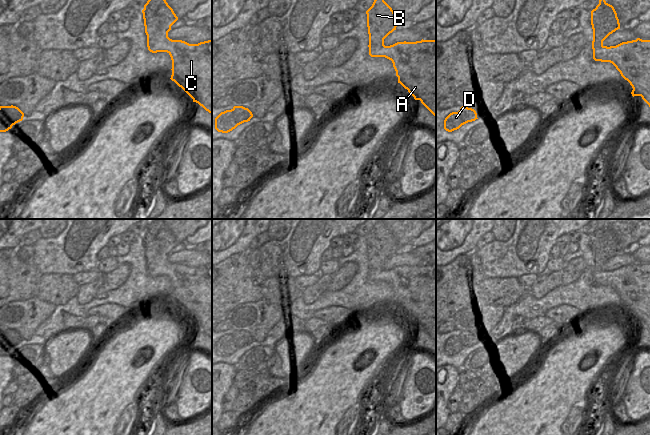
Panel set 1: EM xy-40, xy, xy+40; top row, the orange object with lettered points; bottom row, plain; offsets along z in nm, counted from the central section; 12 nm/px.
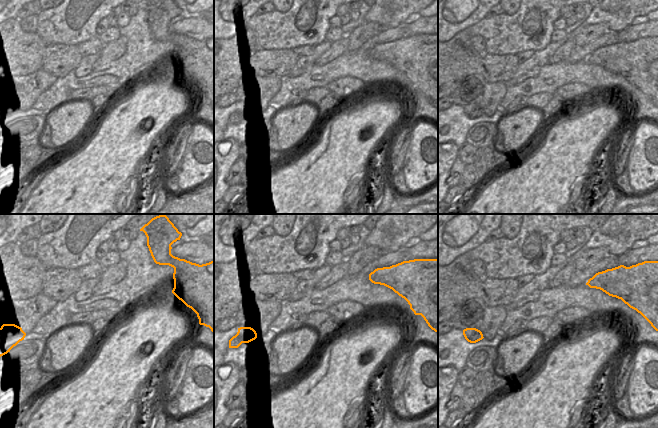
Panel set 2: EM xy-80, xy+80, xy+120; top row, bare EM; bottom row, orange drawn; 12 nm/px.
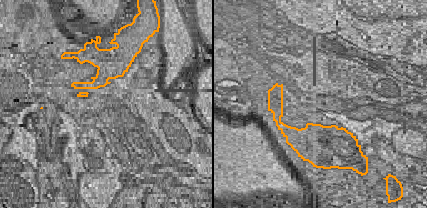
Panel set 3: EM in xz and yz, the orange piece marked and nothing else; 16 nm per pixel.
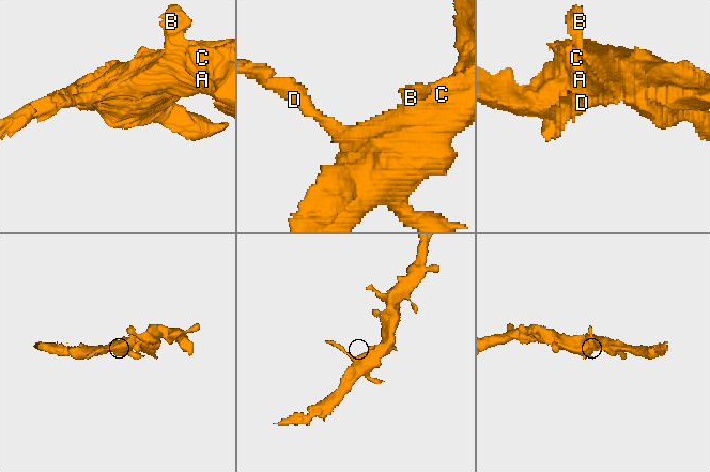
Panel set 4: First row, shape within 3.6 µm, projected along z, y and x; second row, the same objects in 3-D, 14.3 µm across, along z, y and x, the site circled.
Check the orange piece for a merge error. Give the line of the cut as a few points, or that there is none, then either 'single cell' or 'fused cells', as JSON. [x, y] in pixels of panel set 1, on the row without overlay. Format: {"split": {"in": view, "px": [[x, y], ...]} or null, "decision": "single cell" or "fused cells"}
{"split": null, "decision": "single cell"}

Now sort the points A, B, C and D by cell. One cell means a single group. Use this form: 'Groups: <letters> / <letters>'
Groups: A B C D.

